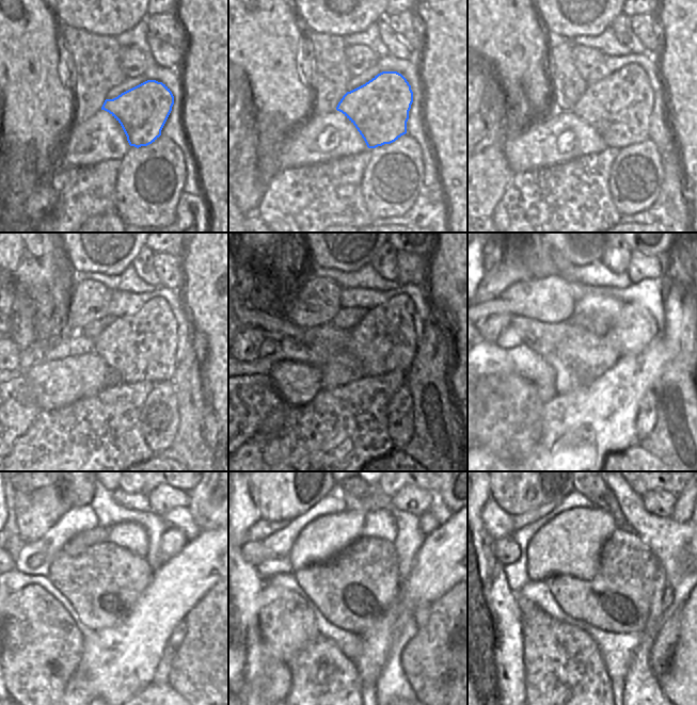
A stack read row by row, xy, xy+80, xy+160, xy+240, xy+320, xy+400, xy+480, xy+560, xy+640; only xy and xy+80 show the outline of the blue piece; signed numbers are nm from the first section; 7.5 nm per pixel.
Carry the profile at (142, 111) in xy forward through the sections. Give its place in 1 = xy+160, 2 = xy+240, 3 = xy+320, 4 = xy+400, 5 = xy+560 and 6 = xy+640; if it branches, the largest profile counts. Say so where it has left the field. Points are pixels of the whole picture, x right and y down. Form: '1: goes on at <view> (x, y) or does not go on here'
1: goes on at xy+160 (618, 107)
2: goes on at xy+240 (142, 347)
3: goes on at xy+320 (384, 340)
4: goes on at xy+400 (635, 326)
5: goes on at xy+560 (428, 523)
6: goes on at xy+640 (684, 505)

